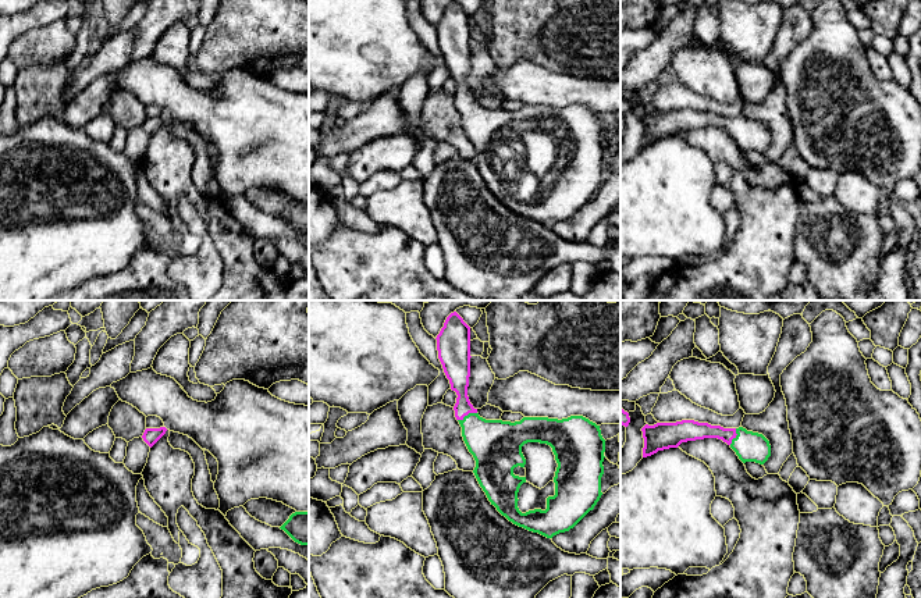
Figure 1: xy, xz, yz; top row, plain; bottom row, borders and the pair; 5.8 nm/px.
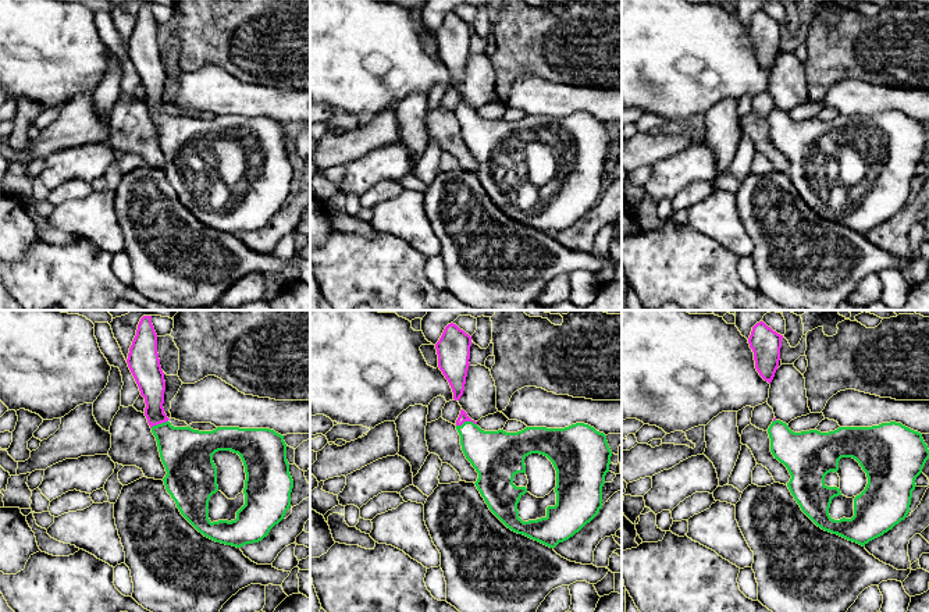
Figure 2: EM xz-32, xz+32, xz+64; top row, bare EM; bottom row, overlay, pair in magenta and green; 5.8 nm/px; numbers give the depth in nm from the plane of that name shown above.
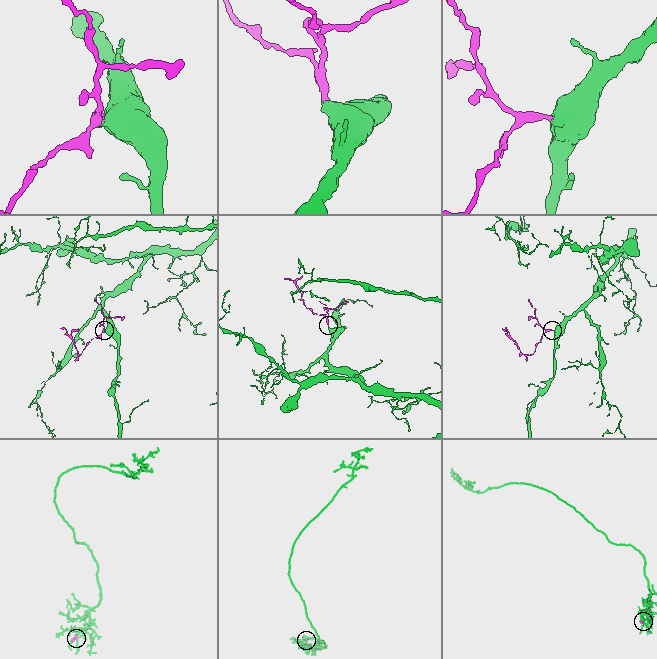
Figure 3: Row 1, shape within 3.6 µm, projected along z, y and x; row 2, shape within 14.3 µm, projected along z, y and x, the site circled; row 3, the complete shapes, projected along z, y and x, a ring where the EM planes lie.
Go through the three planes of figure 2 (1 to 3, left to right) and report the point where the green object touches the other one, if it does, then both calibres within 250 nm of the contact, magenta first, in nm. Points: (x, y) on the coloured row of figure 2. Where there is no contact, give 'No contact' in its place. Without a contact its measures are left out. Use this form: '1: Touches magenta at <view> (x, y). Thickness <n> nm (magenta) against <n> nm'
1: Touches magenta at xz-32 (159, 423). Thickness 160 nm (magenta) against 300 nm
2: Touches magenta at xz+32 (466, 420). Thickness 50 nm (magenta) against 280 nm
3: No contact

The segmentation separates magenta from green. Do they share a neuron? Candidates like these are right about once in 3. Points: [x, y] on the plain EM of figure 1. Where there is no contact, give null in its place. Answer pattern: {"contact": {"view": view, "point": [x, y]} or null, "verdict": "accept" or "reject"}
{"contact": {"view": "xz", "point": [466, 103]}, "verdict": "accept"}

